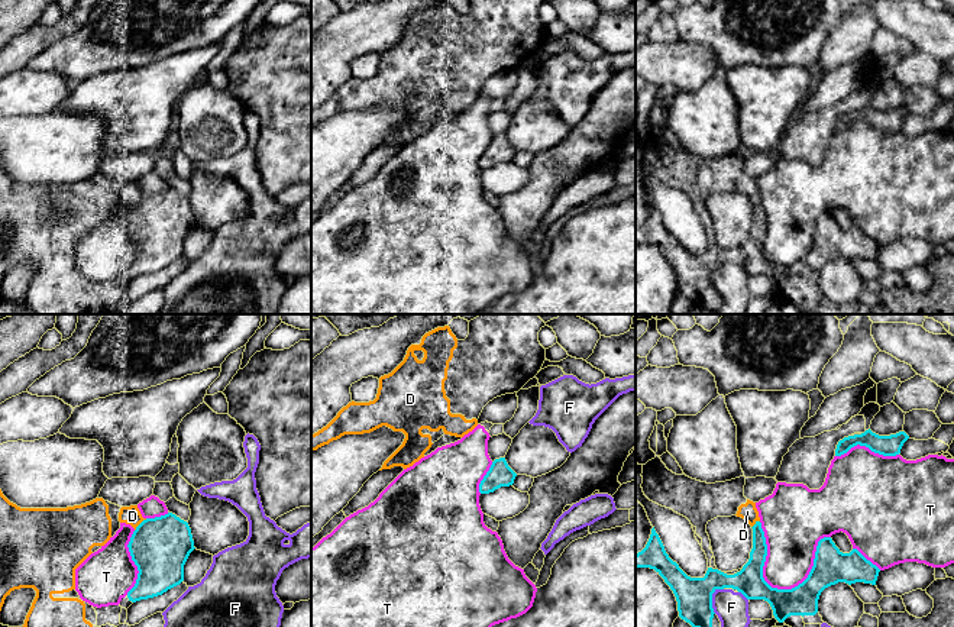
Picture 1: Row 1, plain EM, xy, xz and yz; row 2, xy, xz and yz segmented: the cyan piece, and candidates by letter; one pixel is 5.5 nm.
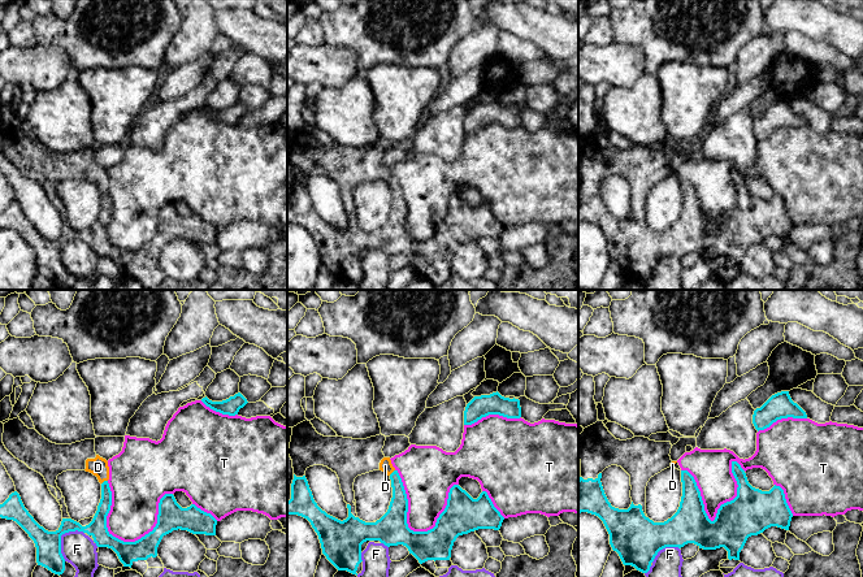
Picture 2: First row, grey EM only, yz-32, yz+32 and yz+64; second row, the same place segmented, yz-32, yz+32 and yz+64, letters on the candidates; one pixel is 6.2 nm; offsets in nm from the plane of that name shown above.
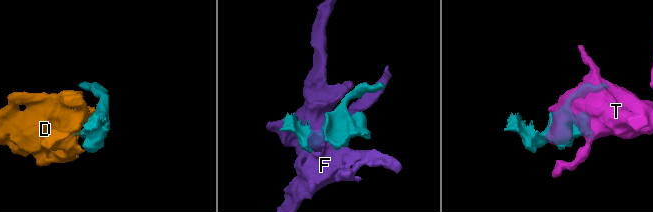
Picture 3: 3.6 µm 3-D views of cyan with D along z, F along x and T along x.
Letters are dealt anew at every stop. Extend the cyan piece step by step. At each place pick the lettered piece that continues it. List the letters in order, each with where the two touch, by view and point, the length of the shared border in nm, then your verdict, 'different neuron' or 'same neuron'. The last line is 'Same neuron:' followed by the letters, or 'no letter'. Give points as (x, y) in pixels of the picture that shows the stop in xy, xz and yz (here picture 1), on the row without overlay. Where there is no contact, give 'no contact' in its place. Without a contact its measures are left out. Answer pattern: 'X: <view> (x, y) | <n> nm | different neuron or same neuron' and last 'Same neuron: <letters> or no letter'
D: xy (139, 200) | 100 nm | same neuron
F: yz (711, 274) | 150 nm | different neuron
T: yz (808, 251) | 440 nm | different neuron
Same neuron: D

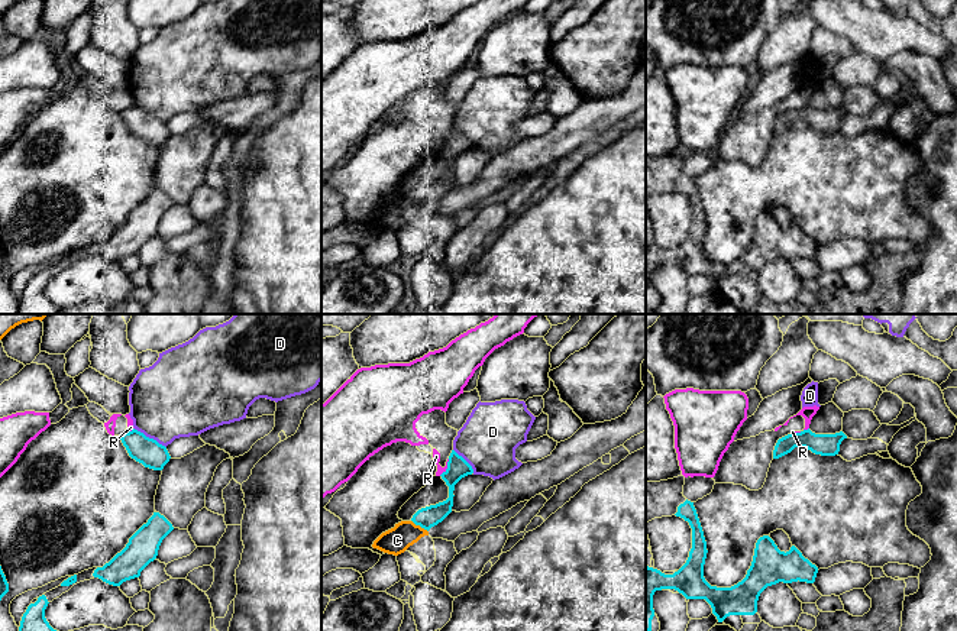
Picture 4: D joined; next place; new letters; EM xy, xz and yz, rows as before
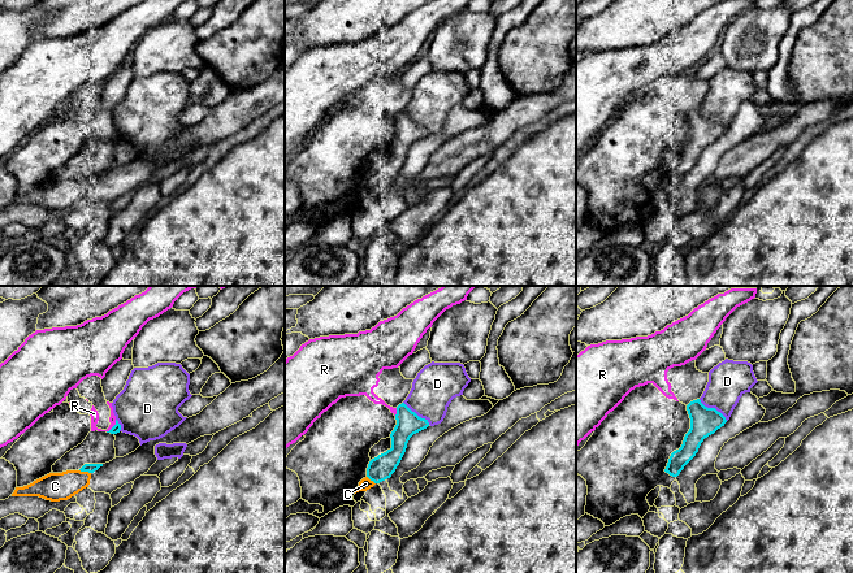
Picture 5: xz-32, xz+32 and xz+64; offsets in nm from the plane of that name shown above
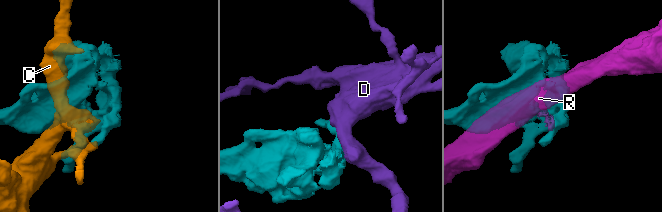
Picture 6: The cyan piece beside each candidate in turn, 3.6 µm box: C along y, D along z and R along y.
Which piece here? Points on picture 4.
C: xz (420, 201) | 120 nm | different neuron
D: xy (148, 113) | 220 nm | different neuron
R: xz (448, 144) | 110 nm | different neuron
Same neuron: no letter

